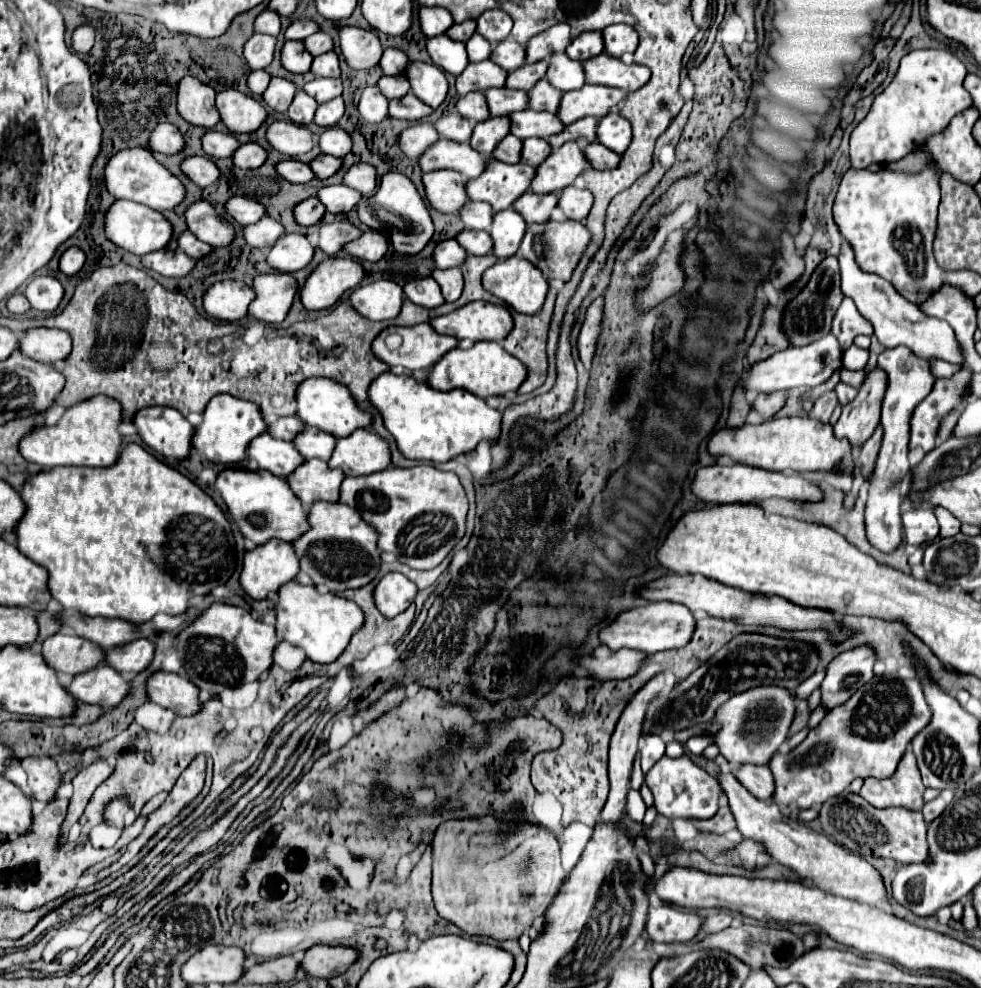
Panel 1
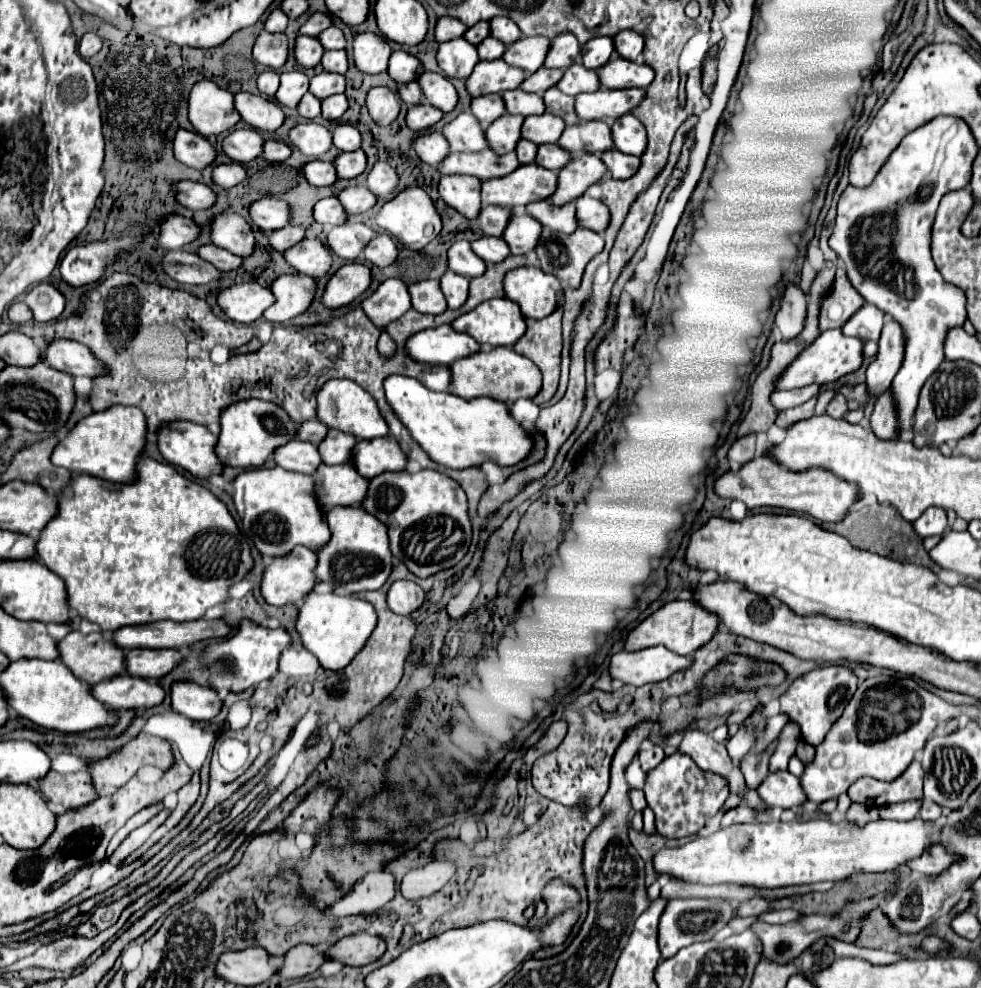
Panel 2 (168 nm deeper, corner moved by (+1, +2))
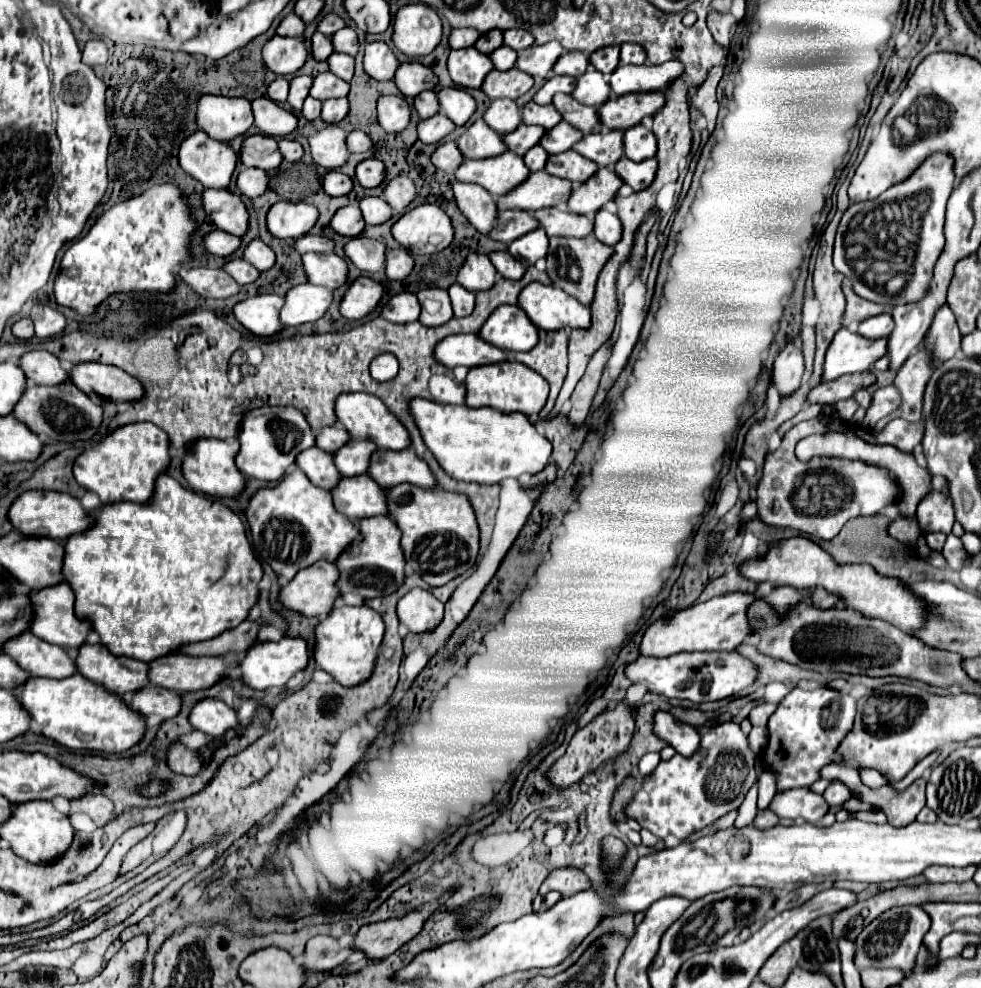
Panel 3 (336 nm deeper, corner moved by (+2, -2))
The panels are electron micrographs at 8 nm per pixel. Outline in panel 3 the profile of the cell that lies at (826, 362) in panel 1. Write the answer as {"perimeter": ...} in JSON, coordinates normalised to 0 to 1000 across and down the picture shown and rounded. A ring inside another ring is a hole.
{"perimeter":[[[857,332],[843,352],[839,368],[839,387],[853,385],[861,379],[886,374],[894,362],[904,358],[902,348],[902,342],[884,344],[872,336],[865,336],[863,332]]]}

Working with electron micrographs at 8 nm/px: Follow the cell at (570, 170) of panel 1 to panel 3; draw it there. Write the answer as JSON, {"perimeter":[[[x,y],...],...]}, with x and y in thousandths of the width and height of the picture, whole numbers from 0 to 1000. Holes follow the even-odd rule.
{"perimeter":[[[611,170],[600,182],[582,192],[578,213],[586,217],[604,217],[627,198],[635,182],[621,170]]]}

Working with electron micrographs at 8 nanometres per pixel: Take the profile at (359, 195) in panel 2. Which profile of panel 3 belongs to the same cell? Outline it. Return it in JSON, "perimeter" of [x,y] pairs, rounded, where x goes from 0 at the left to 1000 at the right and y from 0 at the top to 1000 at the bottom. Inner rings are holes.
{"perimeter":[[[374,198],[374,200],[366,202],[366,211],[368,211],[370,223],[374,227],[390,227],[392,223],[399,221],[397,206],[392,206],[392,202],[388,202],[384,198]]]}

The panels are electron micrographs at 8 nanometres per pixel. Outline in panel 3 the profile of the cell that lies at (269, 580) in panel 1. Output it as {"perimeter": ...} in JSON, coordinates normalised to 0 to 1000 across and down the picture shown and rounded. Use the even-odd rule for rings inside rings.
{"perimeter":[[[325,567],[303,579],[303,583],[286,595],[284,611],[309,623],[331,623],[346,603],[341,595],[344,583],[341,571]]]}

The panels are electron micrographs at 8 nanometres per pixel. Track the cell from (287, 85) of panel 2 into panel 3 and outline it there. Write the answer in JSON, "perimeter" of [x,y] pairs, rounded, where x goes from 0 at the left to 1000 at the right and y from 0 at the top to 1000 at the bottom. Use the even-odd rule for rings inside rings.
{"perimeter":[[[301,77],[301,79],[295,83],[293,103],[295,103],[295,107],[297,107],[301,113],[307,113],[307,107],[309,107],[309,101],[313,99],[313,95],[315,95],[317,83],[319,83],[317,77]]]}

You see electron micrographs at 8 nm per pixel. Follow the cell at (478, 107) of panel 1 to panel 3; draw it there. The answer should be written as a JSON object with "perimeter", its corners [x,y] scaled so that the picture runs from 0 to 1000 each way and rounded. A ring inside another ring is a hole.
{"perimeter":[[[519,99],[503,101],[496,107],[492,121],[507,136],[515,136],[515,134],[521,134],[523,130],[527,130],[531,126],[531,113],[529,113],[529,107]]]}

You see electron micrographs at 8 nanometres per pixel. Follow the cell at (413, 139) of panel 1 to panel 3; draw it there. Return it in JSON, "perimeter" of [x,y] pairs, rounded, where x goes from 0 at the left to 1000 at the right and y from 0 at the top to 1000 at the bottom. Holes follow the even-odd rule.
{"perimeter":[[[454,142],[452,146],[448,146],[443,150],[443,154],[439,156],[439,164],[443,170],[454,172],[454,174],[462,174],[468,170],[468,166],[472,164],[472,158],[468,154],[468,150],[464,148],[462,142]]]}

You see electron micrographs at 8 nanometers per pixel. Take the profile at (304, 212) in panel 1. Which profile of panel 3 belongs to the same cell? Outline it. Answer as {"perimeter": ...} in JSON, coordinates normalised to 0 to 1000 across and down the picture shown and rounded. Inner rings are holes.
{"perimeter":[[[356,206],[352,211],[346,211],[339,217],[335,229],[348,239],[360,241],[360,239],[366,239],[370,235],[372,225],[370,225],[370,219],[368,219],[368,213],[364,211],[364,206]]]}

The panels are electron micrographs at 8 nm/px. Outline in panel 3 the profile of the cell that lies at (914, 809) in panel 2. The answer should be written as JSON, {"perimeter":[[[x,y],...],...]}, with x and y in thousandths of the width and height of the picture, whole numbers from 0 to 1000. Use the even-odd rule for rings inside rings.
{"perimeter":[[[886,820],[886,822],[872,822],[872,828],[882,830],[882,832],[894,832],[900,834],[904,830],[904,826],[898,820]]]}

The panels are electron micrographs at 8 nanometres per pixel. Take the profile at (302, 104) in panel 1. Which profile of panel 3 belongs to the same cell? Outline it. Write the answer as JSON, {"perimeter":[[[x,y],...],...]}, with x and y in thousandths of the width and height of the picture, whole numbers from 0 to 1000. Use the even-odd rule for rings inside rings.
{"perimeter":[[[315,97],[315,99],[311,101],[311,105],[309,105],[307,115],[309,115],[313,121],[321,121],[321,119],[325,119],[325,115],[327,115],[327,103]]]}

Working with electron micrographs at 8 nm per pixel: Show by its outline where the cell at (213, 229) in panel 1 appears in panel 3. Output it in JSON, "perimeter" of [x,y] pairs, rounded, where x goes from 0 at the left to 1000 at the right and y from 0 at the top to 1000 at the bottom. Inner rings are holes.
{"perimeter":[[[260,241],[260,243],[256,243],[256,245],[248,251],[248,261],[250,261],[252,265],[256,265],[260,271],[270,273],[270,271],[274,271],[274,267],[278,267],[280,257],[278,257],[278,253],[276,253],[266,241]]]}

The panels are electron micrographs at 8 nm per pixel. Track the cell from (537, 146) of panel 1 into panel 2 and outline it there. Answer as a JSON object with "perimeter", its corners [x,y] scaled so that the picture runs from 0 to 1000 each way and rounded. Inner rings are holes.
{"perimeter":[[[552,146],[548,148],[548,156],[546,156],[546,166],[569,174],[571,170],[575,170],[579,164],[583,162],[583,156],[573,152],[569,146]]]}

